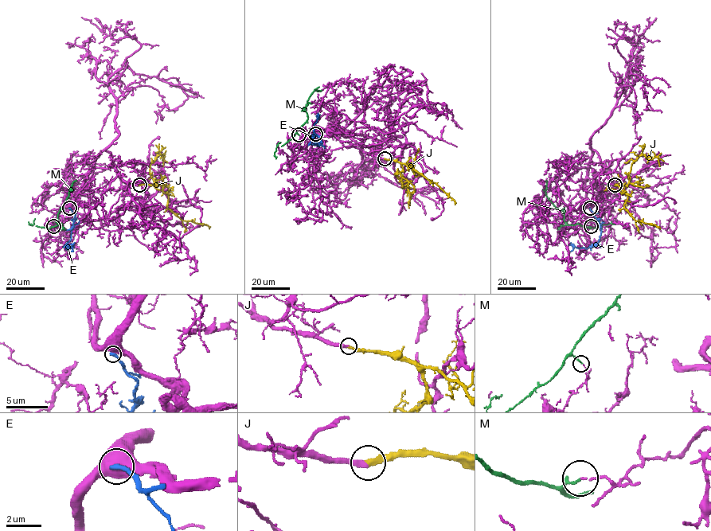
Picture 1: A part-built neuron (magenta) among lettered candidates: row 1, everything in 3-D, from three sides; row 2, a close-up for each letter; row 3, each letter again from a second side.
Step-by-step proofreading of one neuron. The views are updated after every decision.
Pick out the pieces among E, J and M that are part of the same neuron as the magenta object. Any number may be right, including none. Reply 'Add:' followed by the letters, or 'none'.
Add: J

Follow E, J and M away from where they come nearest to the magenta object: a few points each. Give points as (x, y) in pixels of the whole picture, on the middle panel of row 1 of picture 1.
E: (315, 134), (321, 137), (317, 145), (313, 142), (314, 126), (320, 115)
J: (384, 158), (396, 160), (413, 172), (412, 168), (421, 173), (436, 184), (455, 204)
M: (298, 134), (297, 131), (307, 119), (302, 108), (314, 89), (321, 90)

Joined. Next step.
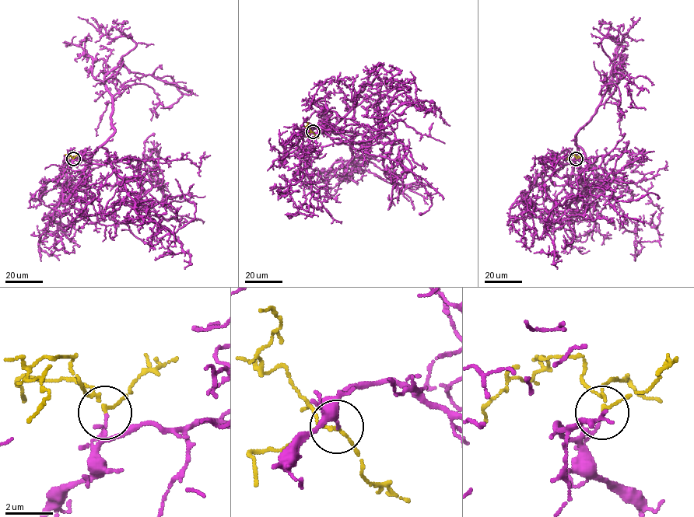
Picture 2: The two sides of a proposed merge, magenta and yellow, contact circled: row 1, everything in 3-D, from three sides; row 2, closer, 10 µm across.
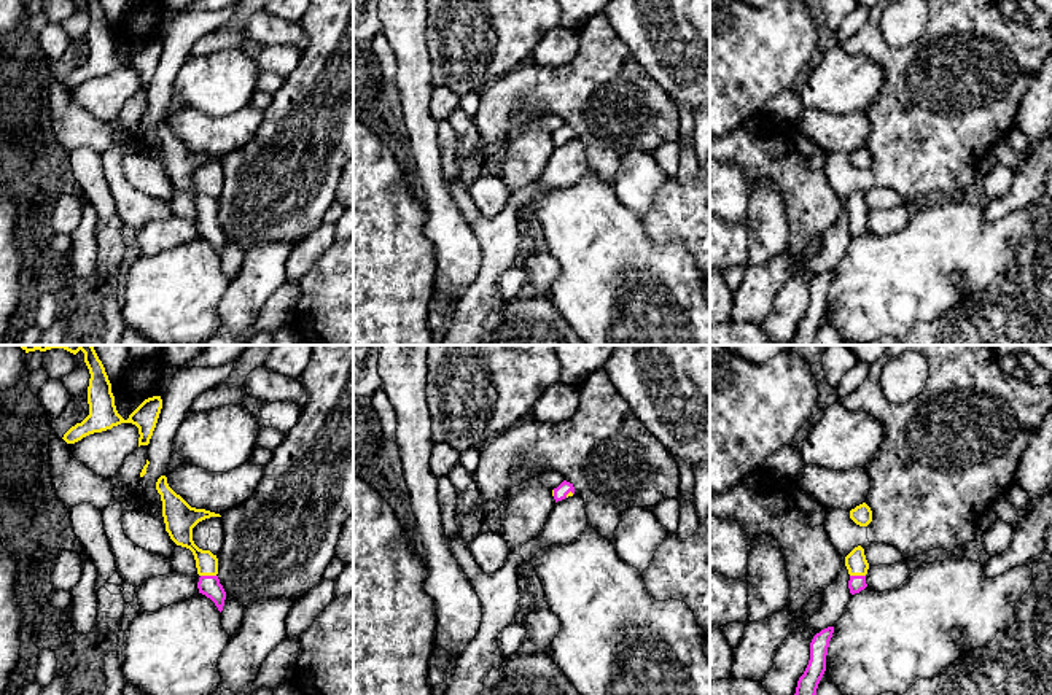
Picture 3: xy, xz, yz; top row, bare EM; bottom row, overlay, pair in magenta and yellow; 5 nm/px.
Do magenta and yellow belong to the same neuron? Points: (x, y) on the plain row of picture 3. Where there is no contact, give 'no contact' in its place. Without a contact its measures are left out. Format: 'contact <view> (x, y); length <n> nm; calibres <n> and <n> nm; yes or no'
contact xy (209, 220); length 80 nm; calibres 110 and 110 nm; yes

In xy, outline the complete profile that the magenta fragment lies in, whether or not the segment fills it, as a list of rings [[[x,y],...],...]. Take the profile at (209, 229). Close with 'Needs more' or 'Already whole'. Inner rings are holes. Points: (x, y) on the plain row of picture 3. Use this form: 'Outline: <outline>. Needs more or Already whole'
Outline: [[[161,119],[156,126],[156,134],[162,145],[162,161],[166,175],[170,183],[181,191],[193,196],[199,226],[199,237],[210,242],[218,254],[223,254],[226,235],[218,223],[218,202],[210,194],[199,192],[193,184],[193,172],[210,161],[221,161],[220,157],[191,151],[180,138],[177,138],[167,127],[167,121]]]. Needs more

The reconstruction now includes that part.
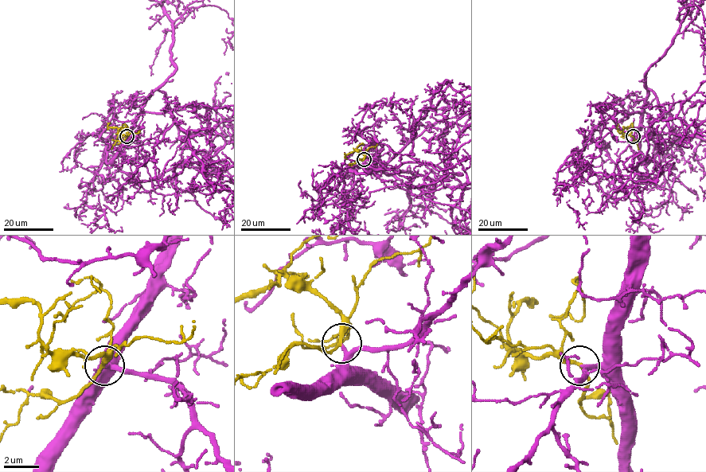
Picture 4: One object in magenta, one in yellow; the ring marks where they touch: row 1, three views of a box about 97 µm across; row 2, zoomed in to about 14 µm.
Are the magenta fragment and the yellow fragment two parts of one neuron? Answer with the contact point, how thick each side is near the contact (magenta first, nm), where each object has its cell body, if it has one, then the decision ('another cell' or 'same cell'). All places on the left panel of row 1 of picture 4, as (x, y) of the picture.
place (126, 136); calibres 180 and 200 nm; soma magenta none; soma yellow none; another cell

